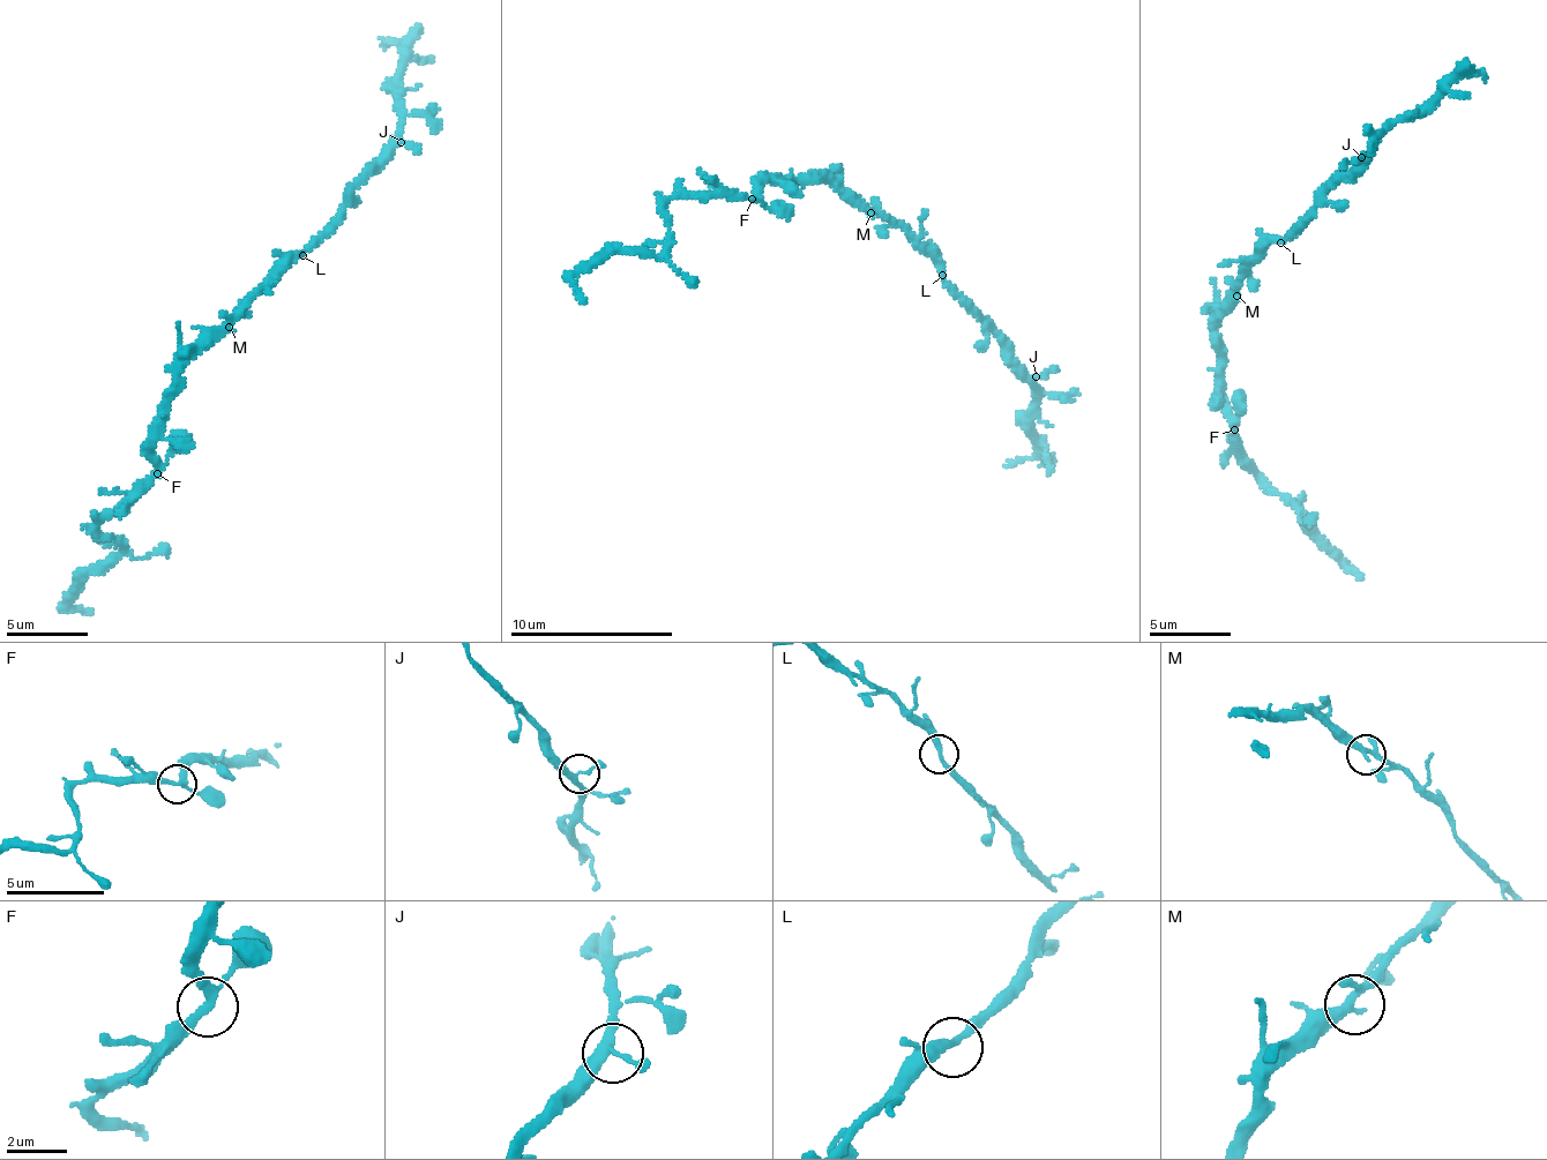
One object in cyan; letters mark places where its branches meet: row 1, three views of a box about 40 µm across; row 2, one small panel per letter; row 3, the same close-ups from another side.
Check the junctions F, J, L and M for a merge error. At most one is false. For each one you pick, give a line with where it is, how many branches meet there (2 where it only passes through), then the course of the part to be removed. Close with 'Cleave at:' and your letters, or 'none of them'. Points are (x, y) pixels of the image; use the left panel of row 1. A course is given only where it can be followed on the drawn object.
Cleave at: none of them

